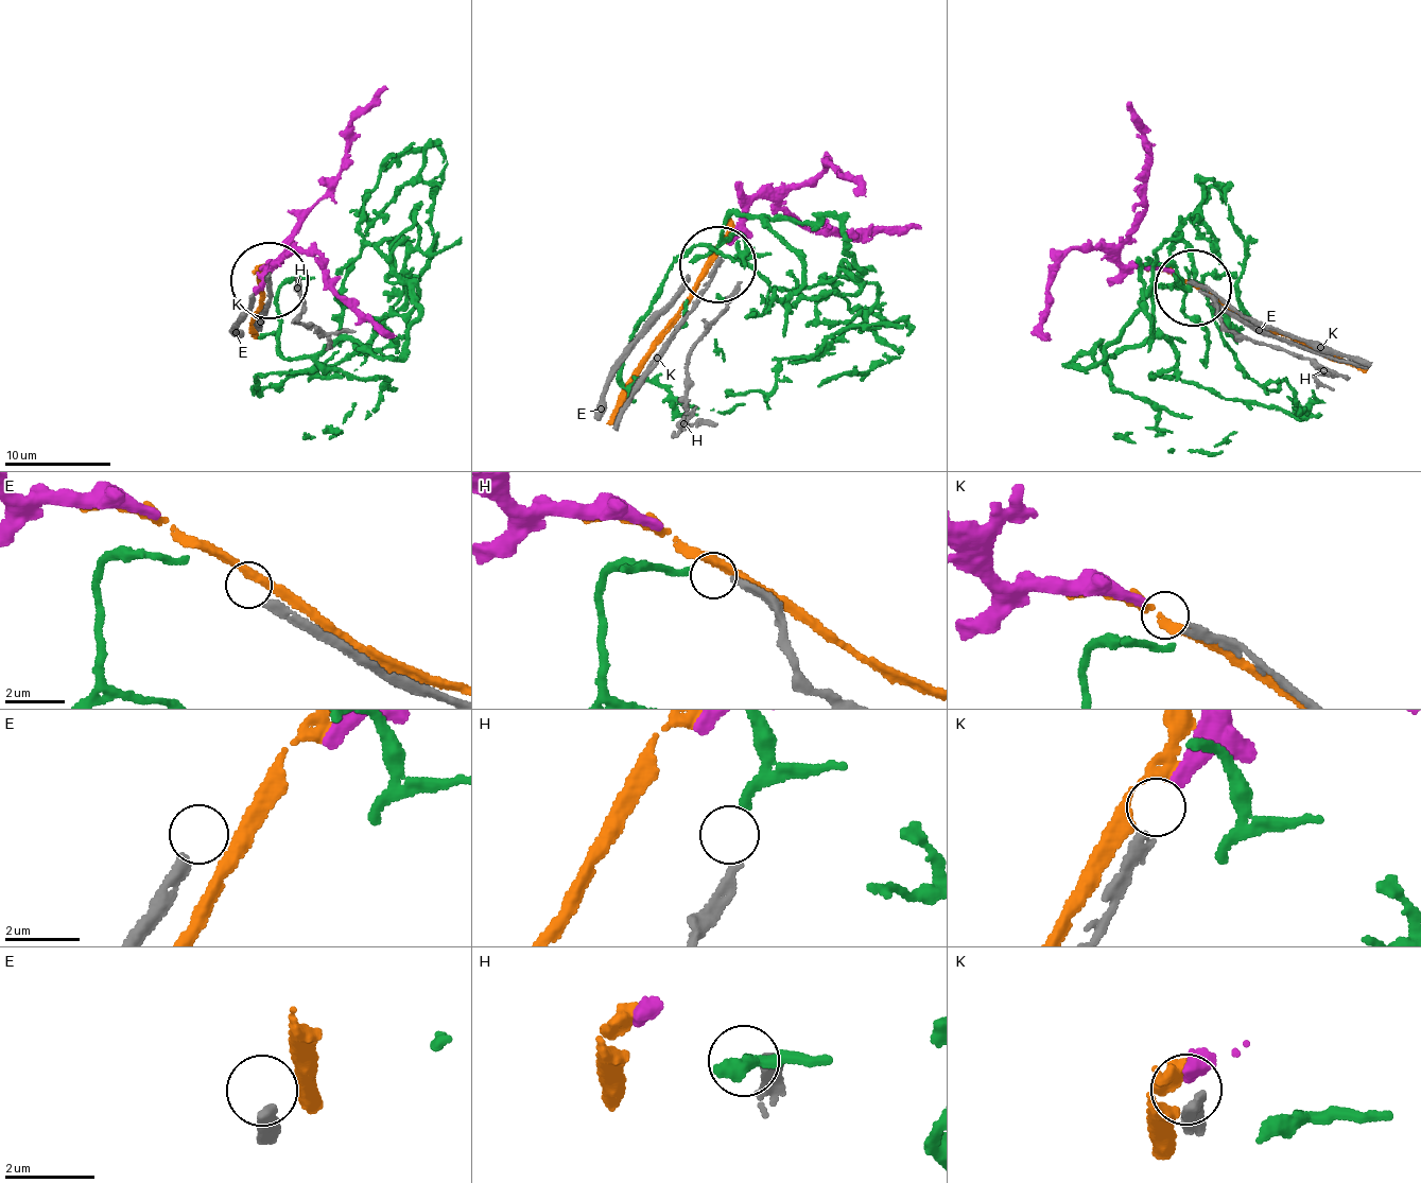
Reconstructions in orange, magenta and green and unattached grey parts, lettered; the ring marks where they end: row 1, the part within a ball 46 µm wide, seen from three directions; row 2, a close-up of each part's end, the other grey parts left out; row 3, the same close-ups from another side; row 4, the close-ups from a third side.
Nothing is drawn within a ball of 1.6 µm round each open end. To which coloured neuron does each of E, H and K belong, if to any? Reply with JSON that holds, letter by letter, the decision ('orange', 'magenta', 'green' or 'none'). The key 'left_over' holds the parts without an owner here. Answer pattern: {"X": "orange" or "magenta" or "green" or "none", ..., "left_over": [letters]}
{"E": "none", "H": "green", "K": "magenta", "left_over": ["E"]}

